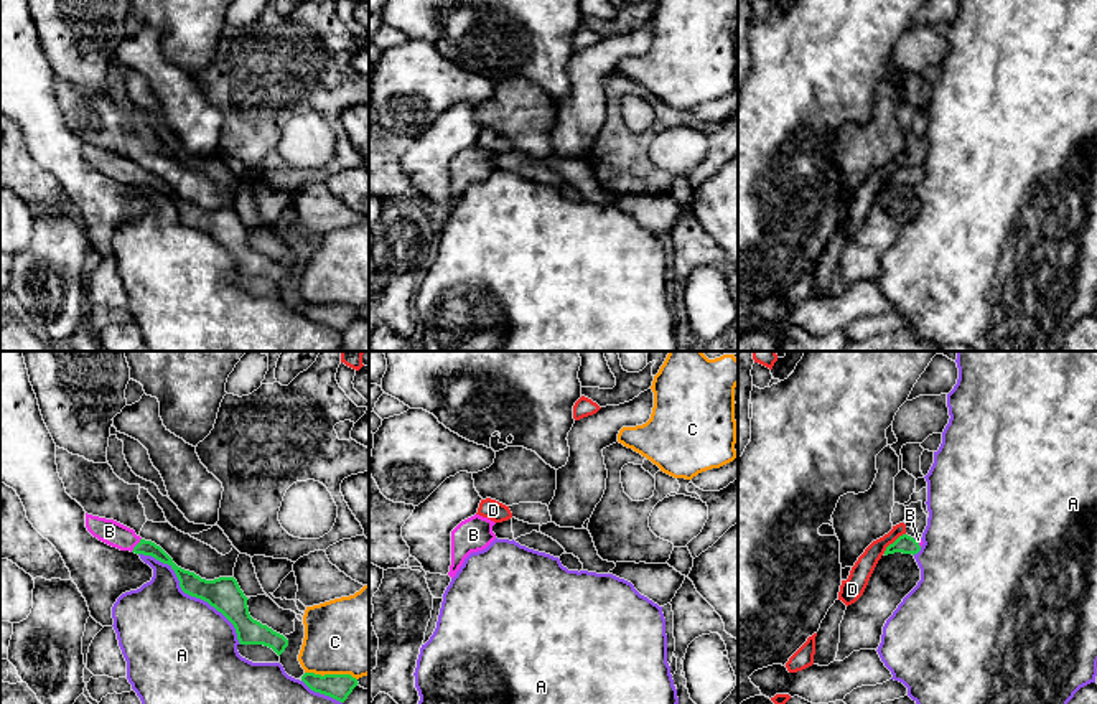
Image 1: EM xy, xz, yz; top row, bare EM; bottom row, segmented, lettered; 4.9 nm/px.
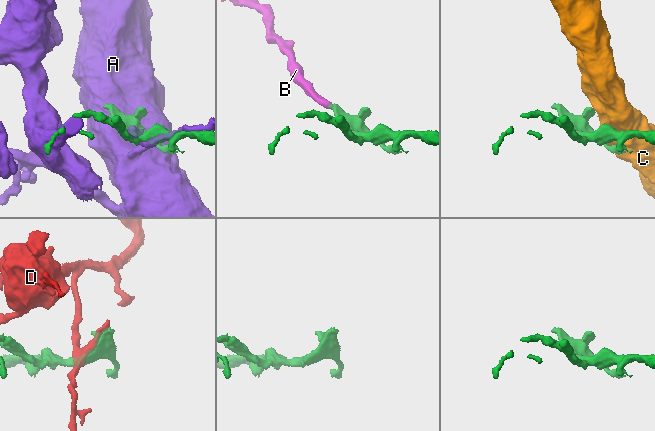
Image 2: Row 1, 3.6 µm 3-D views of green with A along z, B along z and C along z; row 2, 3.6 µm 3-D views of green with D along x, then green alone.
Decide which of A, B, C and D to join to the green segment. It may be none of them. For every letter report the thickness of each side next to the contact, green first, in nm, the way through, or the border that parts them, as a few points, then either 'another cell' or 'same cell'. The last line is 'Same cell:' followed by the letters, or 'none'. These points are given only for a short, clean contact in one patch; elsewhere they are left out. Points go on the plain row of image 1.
A: 160 nm thick on the green side, 480 nm on the other; another cell
B: 80 nm thick on the green side, 120 nm on the other; runs through xy (147, 178), (137, 175), (109, 162); same cell
C: 130 nm thick on the green side, 400 nm on the other; border along xy (305, 302), (351, 305), (356, 310); another cell
D: 90 nm thick on the green side, 100 nm on the other; another cell
Same cell: B

